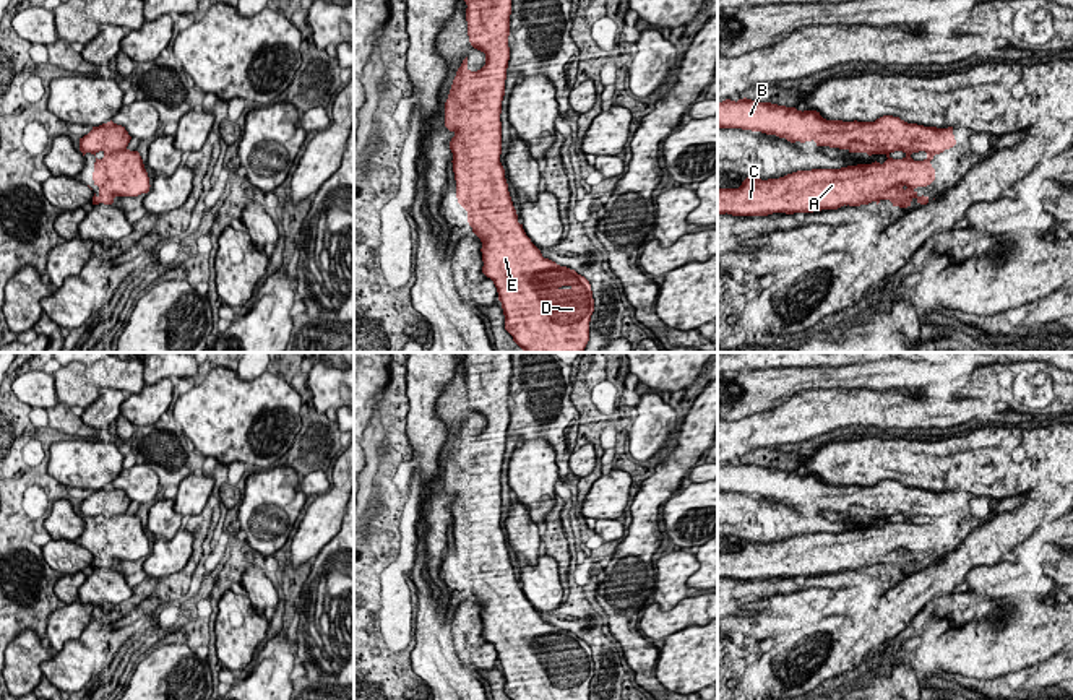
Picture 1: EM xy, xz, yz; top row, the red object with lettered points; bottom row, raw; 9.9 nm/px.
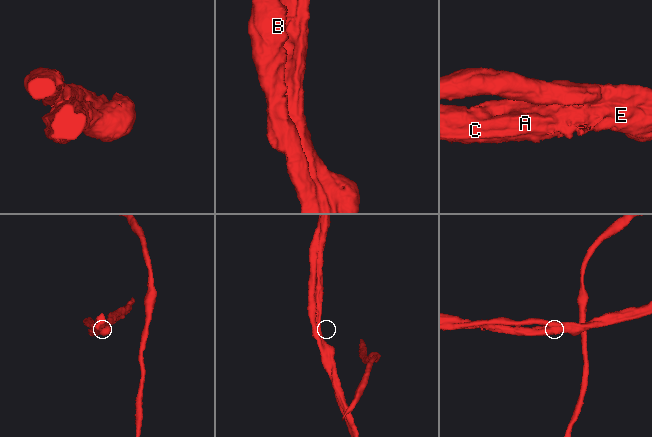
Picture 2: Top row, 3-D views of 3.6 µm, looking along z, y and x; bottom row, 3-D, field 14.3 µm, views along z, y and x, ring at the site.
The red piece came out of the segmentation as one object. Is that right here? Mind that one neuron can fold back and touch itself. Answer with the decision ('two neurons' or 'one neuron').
two neurons

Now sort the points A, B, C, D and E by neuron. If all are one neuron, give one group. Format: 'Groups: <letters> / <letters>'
Groups: A C D E / B

